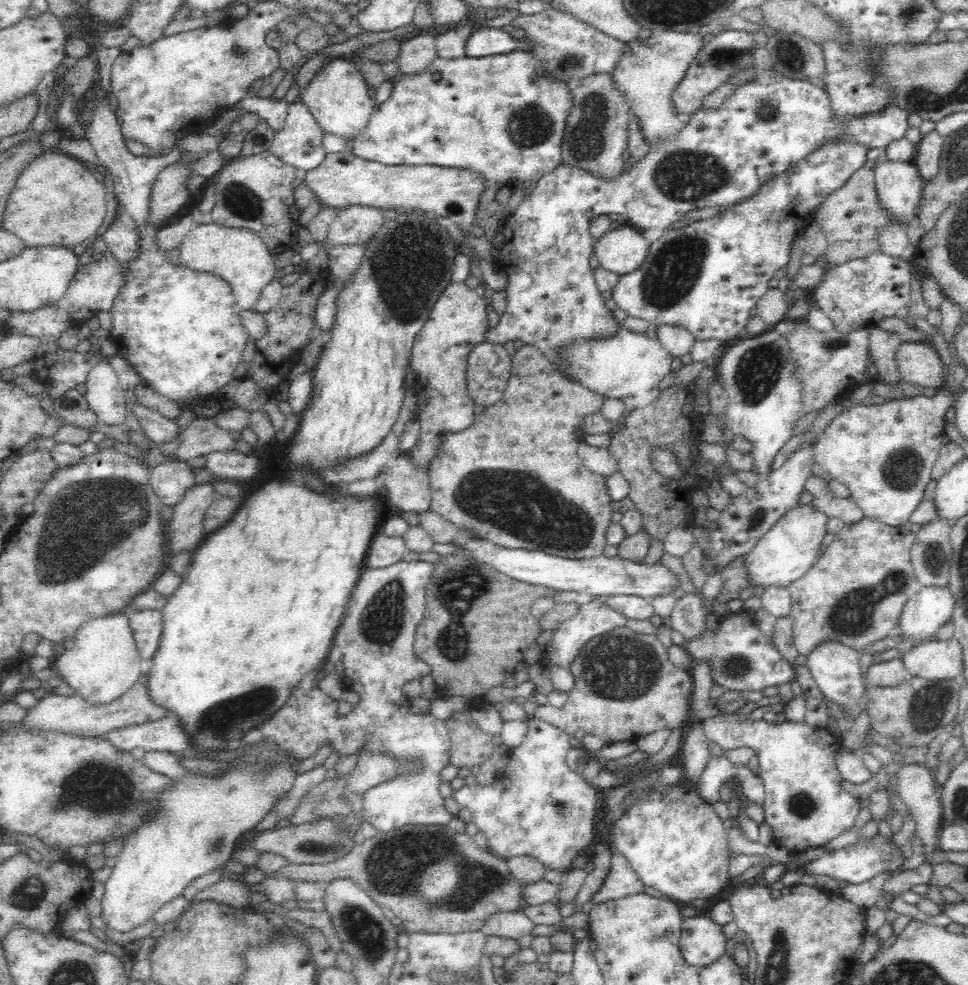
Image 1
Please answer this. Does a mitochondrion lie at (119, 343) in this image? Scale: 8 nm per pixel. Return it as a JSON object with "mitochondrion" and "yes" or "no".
{"mitochondrion":"no"}

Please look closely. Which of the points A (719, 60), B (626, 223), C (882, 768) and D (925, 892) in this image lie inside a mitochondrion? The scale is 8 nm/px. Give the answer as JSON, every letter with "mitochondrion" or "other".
{"A":"mitochondrion","B":"other","C":"other","D":"other"}

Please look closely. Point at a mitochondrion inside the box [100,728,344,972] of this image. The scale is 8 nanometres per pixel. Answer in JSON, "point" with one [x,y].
{"point":[313,847]}

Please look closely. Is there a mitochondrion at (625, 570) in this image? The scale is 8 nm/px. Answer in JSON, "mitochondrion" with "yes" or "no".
{"mitochondrion":"no"}

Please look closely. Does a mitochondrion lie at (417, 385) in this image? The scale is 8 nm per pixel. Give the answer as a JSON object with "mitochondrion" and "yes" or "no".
{"mitochondrion":"no"}

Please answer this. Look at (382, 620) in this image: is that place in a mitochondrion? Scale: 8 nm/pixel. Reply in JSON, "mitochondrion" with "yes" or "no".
{"mitochondrion":"yes"}

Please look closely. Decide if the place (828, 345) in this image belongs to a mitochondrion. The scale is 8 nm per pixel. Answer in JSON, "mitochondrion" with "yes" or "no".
{"mitochondrion":"yes"}

